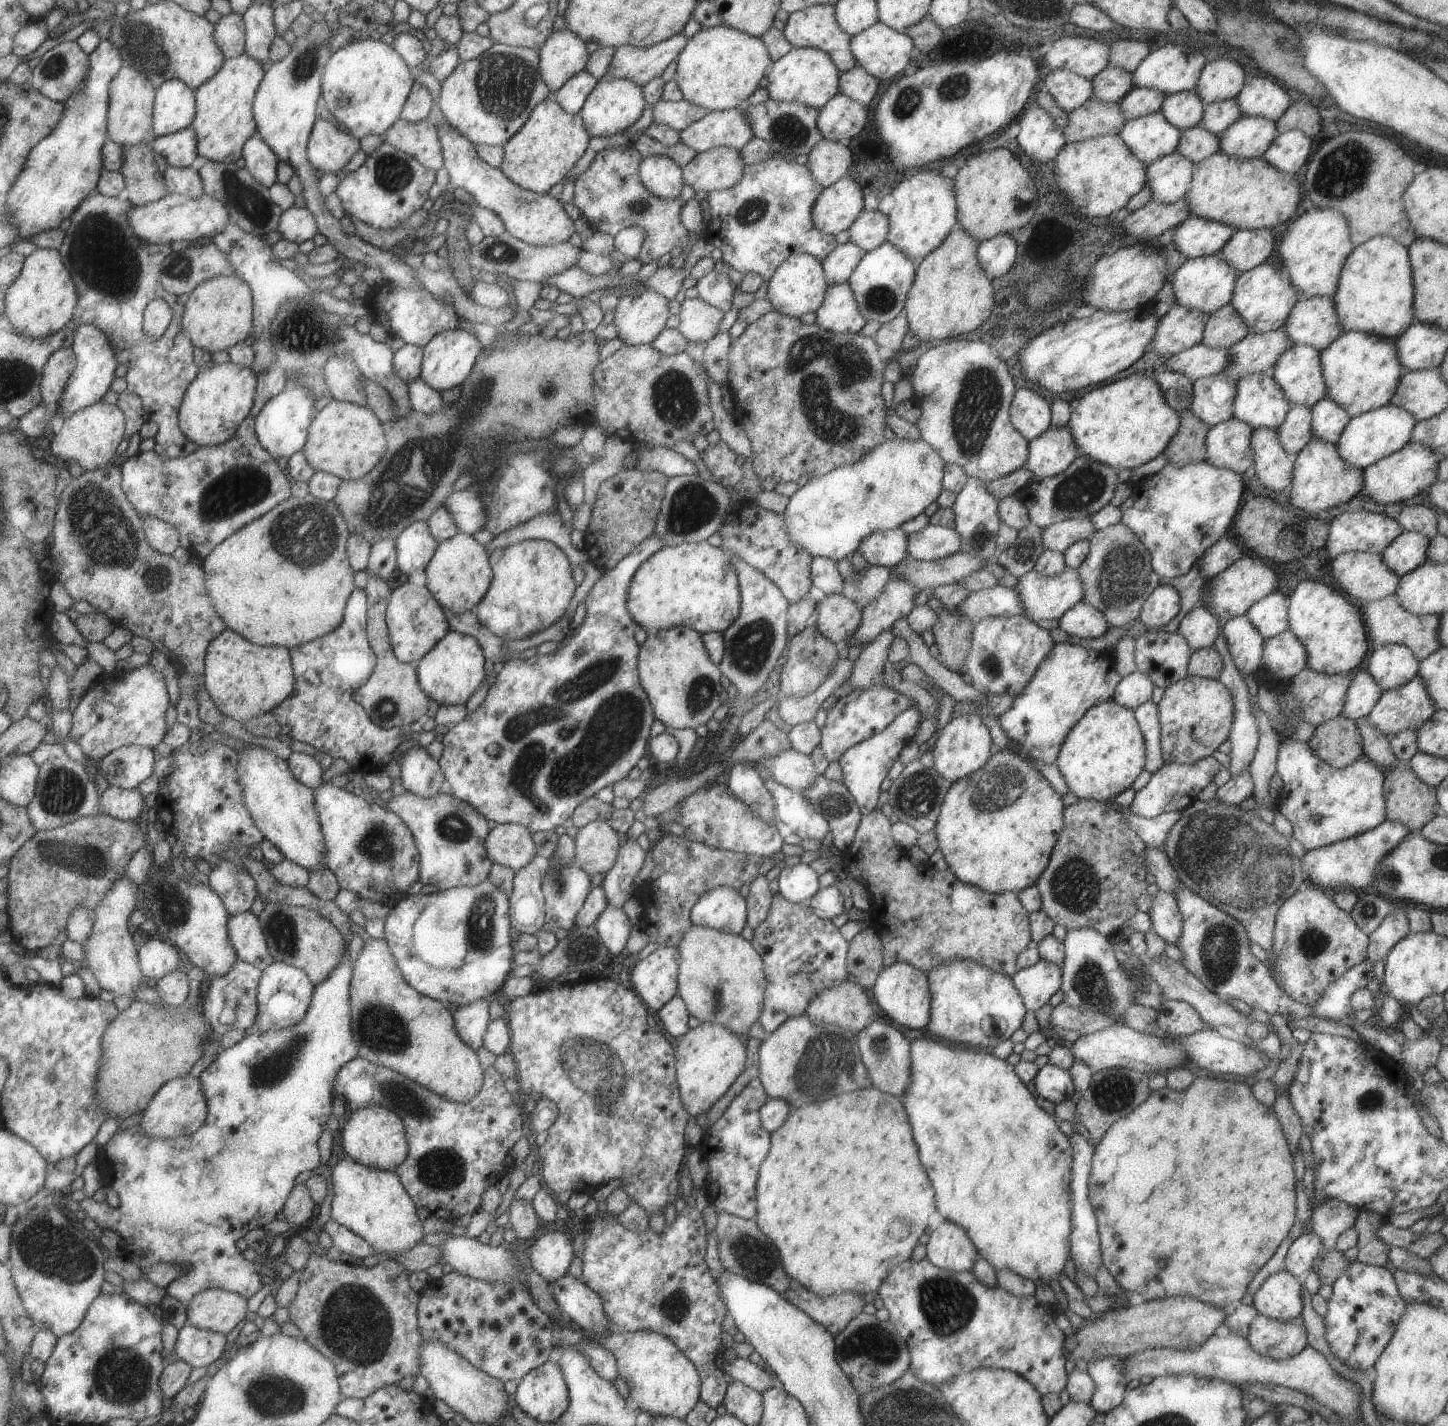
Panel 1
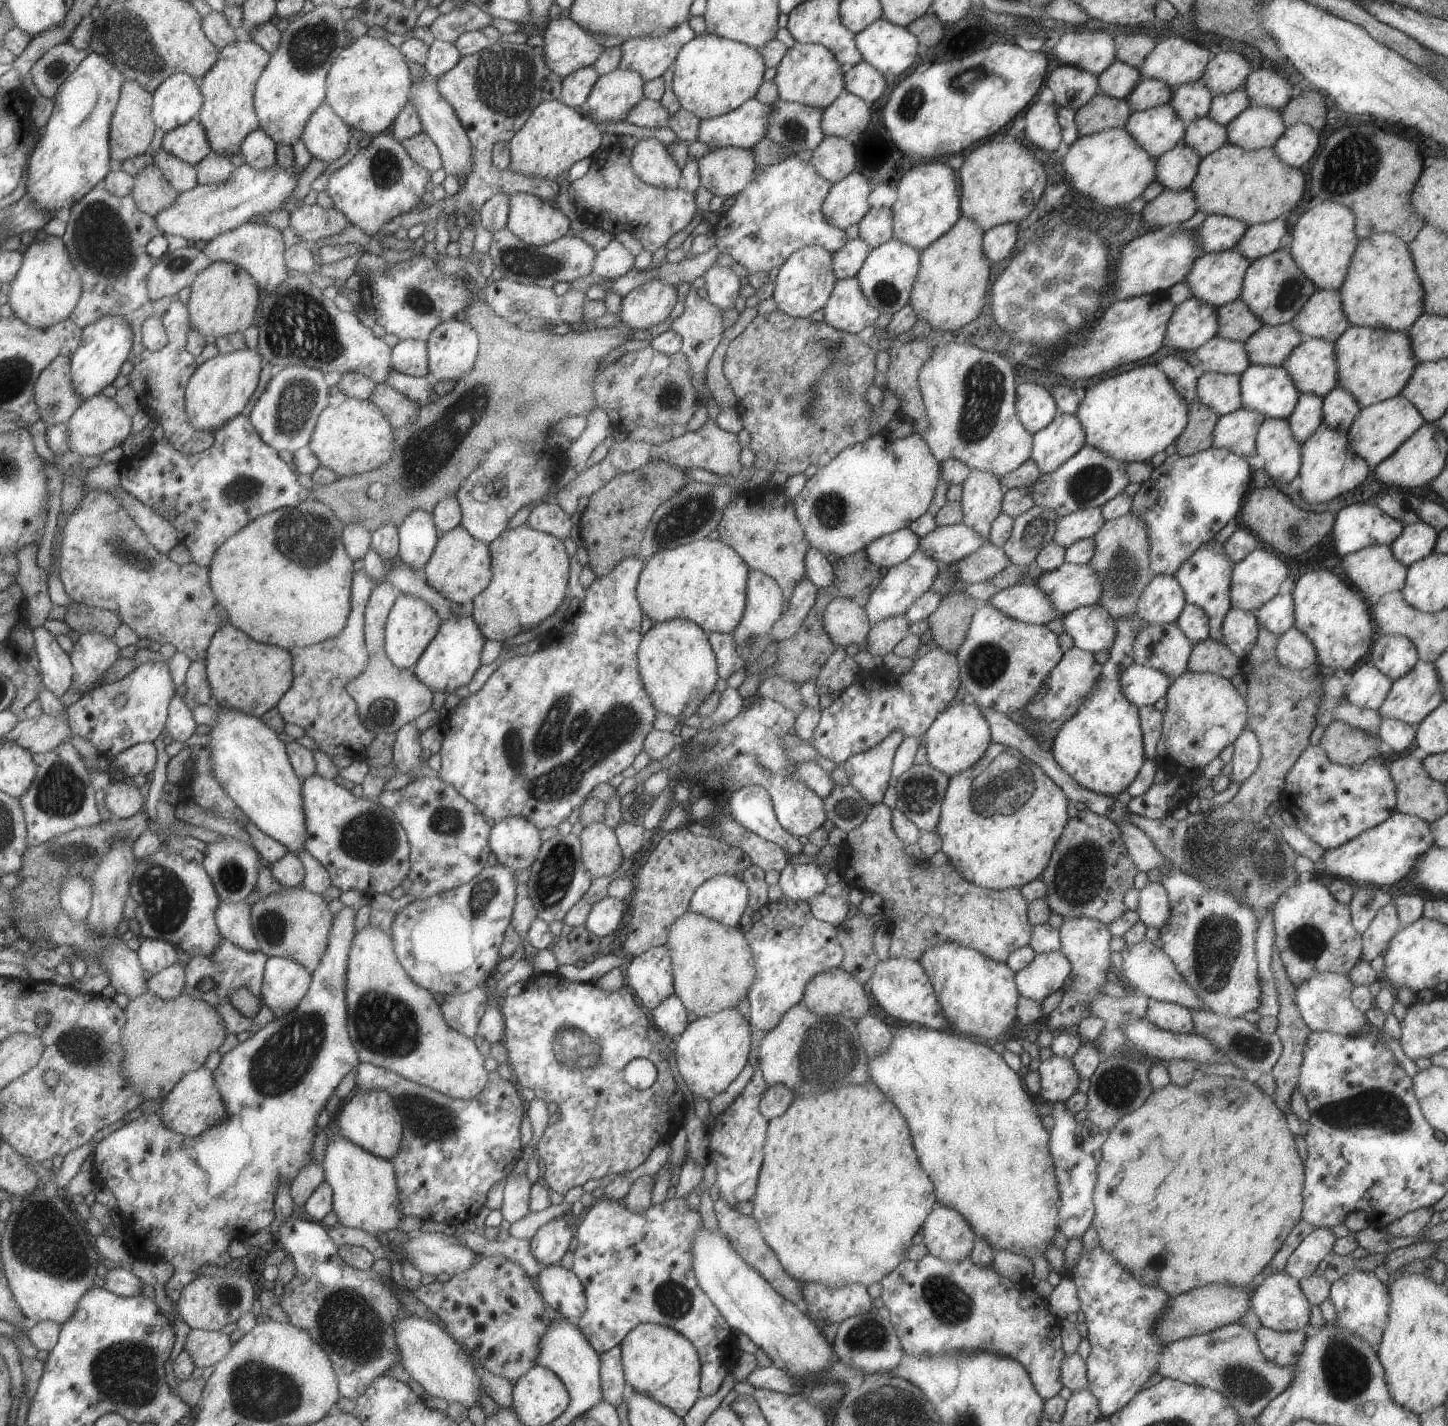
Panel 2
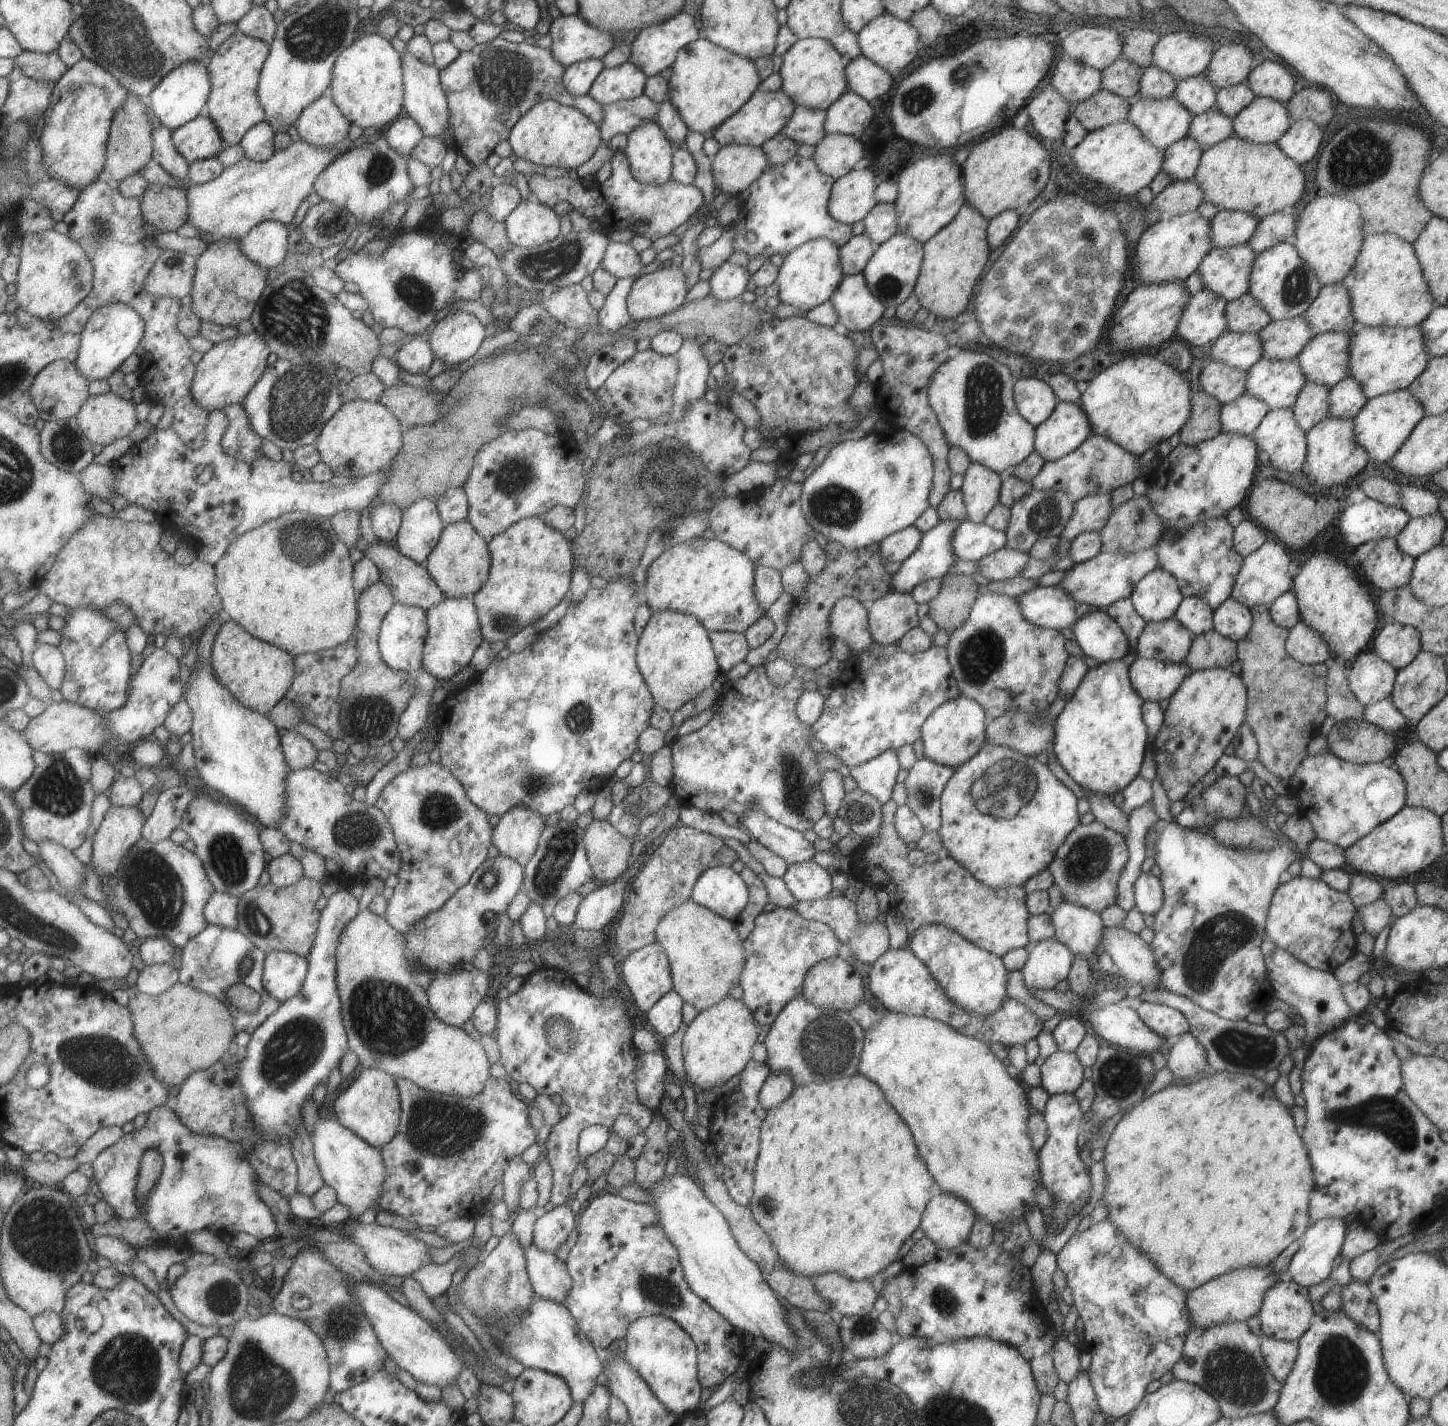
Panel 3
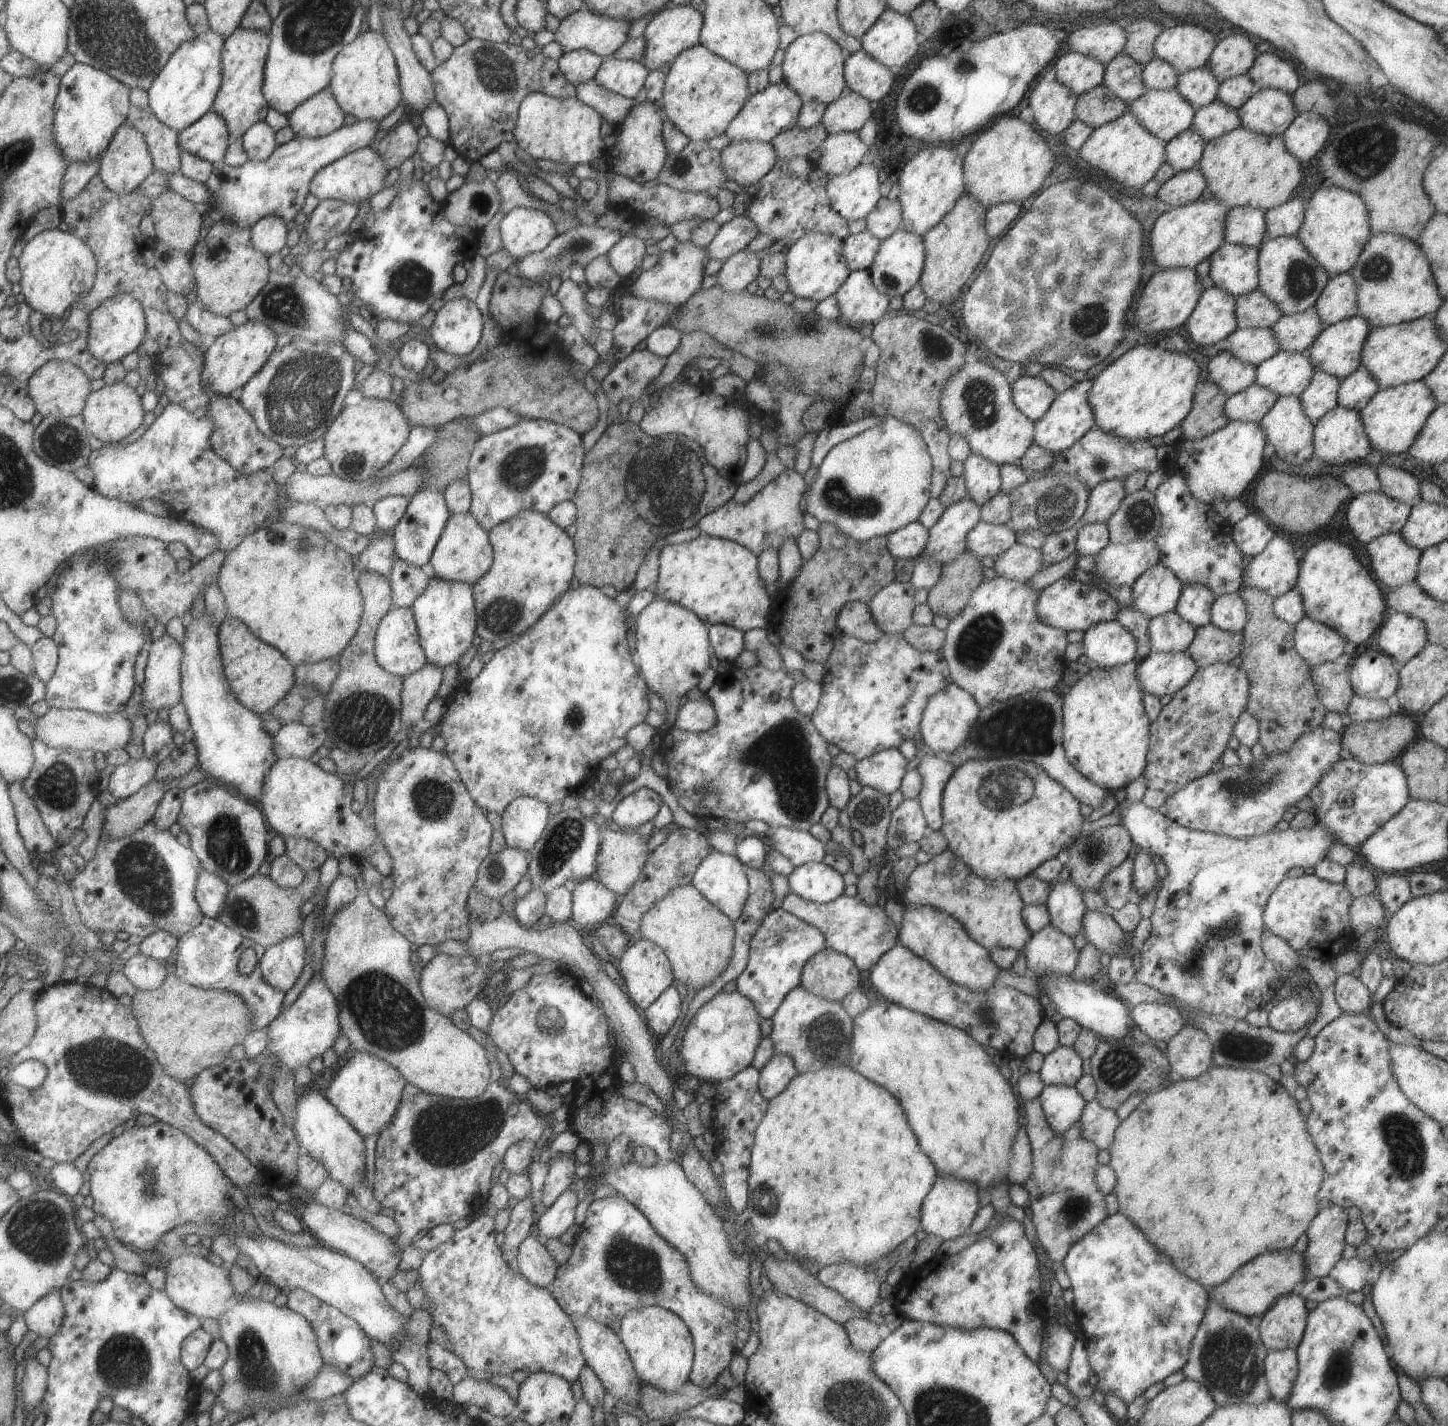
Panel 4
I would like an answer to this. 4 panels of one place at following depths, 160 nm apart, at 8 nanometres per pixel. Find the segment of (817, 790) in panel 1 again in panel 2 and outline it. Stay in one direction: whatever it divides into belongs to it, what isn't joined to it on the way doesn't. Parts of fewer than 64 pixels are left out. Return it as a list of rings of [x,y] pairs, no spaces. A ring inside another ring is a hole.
[[[849,783],[845,786],[833,785],[822,801],[826,818],[846,833],[857,828],[866,819],[870,809],[870,804]]]

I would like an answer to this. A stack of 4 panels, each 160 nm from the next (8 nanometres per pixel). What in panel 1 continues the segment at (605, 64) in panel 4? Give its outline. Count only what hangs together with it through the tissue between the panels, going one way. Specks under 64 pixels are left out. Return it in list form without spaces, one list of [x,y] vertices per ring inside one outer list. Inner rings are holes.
[[[599,79],[579,109],[583,126],[590,137],[610,137],[629,128],[646,108],[642,87],[627,79]]]

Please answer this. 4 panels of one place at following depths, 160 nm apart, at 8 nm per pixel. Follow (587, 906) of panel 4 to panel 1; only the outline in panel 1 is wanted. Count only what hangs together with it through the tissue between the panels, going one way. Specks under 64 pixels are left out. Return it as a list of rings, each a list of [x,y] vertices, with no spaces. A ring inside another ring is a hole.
[[[608,904],[592,925],[609,955],[617,957],[624,953],[625,943],[632,926],[621,908]]]

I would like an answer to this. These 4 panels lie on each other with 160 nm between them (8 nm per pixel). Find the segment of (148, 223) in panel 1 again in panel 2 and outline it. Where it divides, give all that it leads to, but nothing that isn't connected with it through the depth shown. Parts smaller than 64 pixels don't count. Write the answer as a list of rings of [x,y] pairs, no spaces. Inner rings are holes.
[[[247,163],[237,167],[232,177],[224,185],[201,185],[182,192],[178,199],[155,217],[155,222],[165,234],[182,236],[201,245],[213,239],[222,239],[223,235],[240,224],[250,220],[250,216],[265,211],[282,208],[283,201],[292,194],[297,175],[294,164],[282,169],[275,164],[265,171],[256,171]]]

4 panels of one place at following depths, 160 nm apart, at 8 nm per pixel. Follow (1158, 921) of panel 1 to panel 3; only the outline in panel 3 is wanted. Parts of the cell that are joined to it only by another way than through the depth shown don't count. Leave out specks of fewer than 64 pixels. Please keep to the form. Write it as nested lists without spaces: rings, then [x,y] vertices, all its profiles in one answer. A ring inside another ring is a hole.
[[[1149,872],[1141,873],[1133,883],[1134,906],[1143,916],[1154,915],[1163,904],[1162,886]]]

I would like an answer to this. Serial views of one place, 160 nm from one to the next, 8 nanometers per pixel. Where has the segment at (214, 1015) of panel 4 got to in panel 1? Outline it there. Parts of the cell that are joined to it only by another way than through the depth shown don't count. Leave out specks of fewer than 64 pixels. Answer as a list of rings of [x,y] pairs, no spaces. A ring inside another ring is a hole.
[[[137,1000],[130,1007],[119,1013],[119,1016],[107,1027],[102,1036],[102,1059],[97,1075],[96,1096],[99,1106],[109,1117],[126,1119],[144,1113],[155,1094],[165,1086],[167,1081],[184,1077],[199,1062],[202,1046],[210,1037],[212,1026],[207,1022],[202,1007],[191,1007],[189,1004],[174,1007],[171,1005],[157,1006],[147,1001]]]

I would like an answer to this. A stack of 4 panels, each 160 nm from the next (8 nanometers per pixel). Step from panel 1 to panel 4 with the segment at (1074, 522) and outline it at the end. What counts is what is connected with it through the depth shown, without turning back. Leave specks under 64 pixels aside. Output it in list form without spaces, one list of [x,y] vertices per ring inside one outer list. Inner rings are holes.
[[[1111,479],[1097,483],[1088,492],[1086,508],[1078,522],[1081,525],[1105,523],[1111,513],[1119,508],[1125,495],[1122,480]]]

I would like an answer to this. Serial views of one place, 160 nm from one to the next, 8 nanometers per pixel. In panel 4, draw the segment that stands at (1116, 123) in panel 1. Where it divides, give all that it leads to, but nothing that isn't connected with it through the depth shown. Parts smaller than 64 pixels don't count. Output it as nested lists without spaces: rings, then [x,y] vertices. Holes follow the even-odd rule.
[[[1101,84],[1076,98],[1075,116],[1092,129],[1115,120],[1127,110],[1126,102],[1118,99]]]

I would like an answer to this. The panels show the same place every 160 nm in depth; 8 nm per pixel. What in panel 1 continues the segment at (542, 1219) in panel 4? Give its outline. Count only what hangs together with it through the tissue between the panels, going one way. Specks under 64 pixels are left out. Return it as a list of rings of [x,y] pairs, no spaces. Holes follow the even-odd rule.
[[[543,1232],[535,1236],[527,1249],[531,1268],[548,1284],[564,1277],[574,1257],[571,1244],[571,1240],[562,1232]]]

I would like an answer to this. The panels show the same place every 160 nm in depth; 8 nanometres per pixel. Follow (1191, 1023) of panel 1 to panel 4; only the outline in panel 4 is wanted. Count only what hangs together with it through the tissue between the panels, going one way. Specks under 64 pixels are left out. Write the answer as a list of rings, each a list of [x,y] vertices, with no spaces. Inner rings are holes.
[[[1137,1003],[1129,1007],[1130,1017],[1135,1026],[1149,1036],[1150,1041],[1167,1042],[1185,1024],[1185,1020],[1173,1005]]]

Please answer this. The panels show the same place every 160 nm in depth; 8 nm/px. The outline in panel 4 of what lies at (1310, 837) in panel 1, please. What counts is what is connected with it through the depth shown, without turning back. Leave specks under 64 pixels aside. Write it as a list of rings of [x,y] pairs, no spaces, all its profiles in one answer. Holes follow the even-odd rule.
[[[1353,758],[1335,761],[1306,796],[1313,802],[1316,822],[1327,829],[1335,842],[1351,848],[1359,846],[1410,799],[1406,776],[1397,763],[1391,760],[1366,765]]]

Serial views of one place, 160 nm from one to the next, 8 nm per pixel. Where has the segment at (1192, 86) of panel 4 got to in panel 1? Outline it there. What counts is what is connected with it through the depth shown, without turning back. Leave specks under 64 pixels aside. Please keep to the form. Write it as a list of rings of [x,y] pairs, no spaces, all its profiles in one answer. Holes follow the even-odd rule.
[[[1193,91],[1166,95],[1159,112],[1171,126],[1180,131],[1200,124],[1203,101]]]

